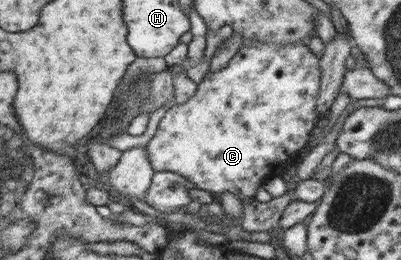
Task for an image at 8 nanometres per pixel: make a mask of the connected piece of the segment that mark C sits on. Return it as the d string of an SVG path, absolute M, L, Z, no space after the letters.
M249 38L247 45L240 47L226 66L214 72L208 70L186 103L174 104L164 113L154 135L145 144L152 171L177 173L194 184L195 189L218 197L228 192L240 203L254 200L254 191L276 169L272 161L282 161L282 167L286 168L309 140L314 127L314 105L308 103L314 103L319 79L318 58L308 51L308 46L261 43Z

